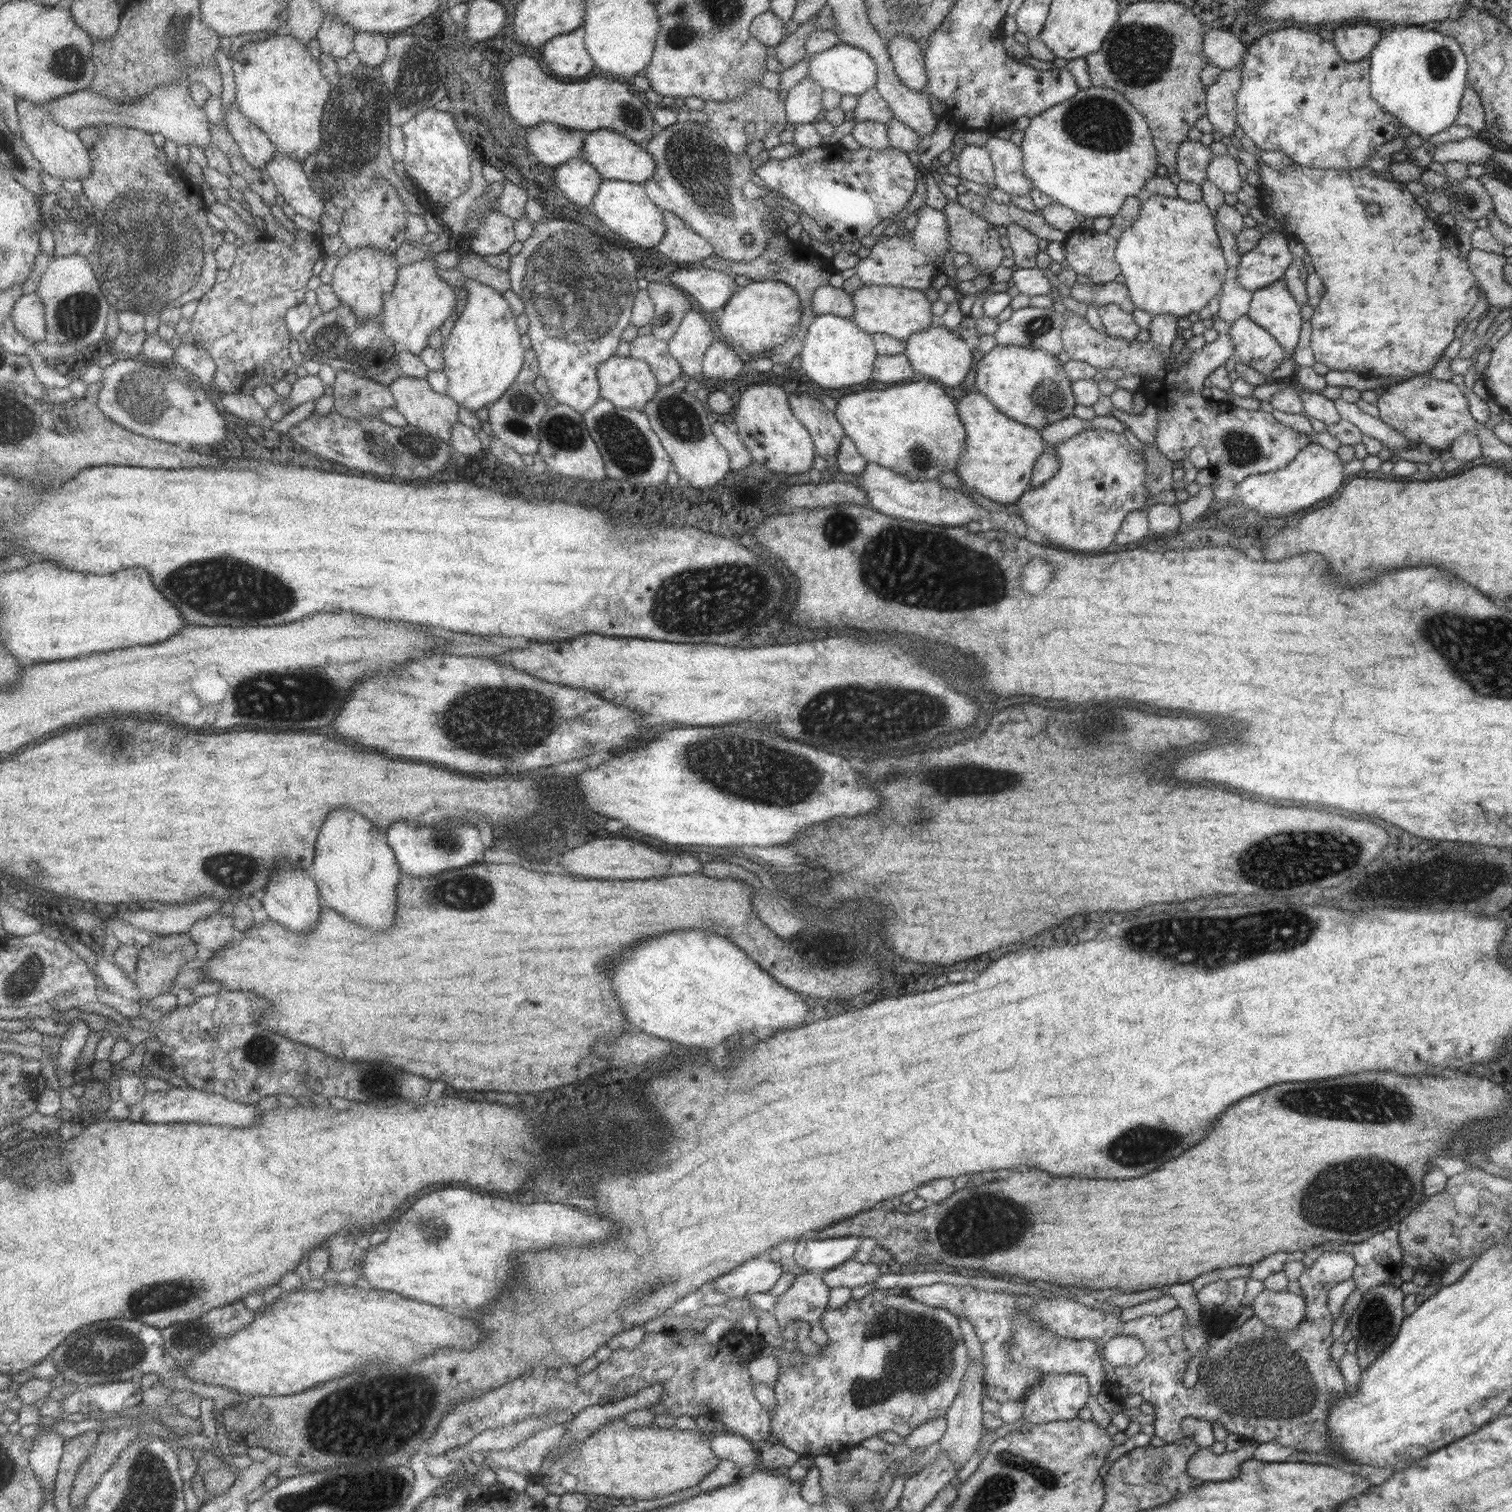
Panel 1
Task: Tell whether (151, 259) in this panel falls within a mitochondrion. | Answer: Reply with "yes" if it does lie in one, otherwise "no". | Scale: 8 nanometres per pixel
yes

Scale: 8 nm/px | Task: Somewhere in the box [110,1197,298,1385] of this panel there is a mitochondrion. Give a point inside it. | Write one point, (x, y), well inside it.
(148, 1299)

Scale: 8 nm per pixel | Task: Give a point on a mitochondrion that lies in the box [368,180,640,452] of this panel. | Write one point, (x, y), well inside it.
(579, 289)

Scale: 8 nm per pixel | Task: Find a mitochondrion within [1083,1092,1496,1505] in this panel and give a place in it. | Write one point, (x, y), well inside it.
(1255, 1379)

